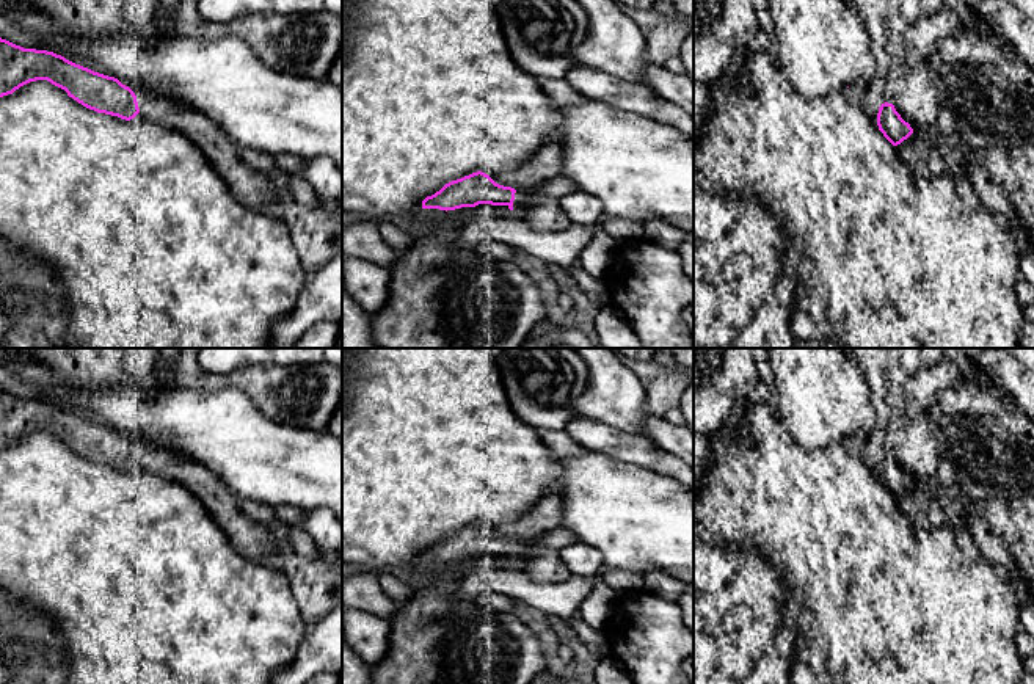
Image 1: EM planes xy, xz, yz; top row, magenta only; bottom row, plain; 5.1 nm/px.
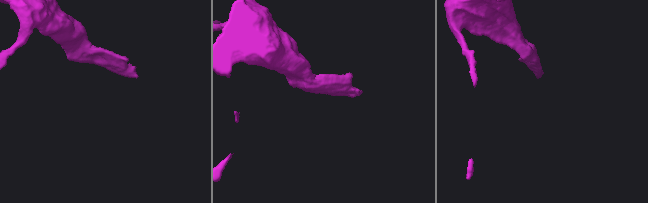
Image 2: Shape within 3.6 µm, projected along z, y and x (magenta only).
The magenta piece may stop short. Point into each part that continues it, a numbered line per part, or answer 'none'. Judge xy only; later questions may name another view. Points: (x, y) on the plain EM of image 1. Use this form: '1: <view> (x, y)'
1: xy (251, 540)

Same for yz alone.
1: yz (857, 447)

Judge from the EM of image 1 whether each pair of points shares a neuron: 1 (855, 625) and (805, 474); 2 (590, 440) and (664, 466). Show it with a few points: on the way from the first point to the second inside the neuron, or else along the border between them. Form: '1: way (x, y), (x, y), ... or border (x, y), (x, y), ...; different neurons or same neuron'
1: way (859, 587), (857, 562), (815, 512); same neuron
2: way (609, 441), (645, 454); same neuron

